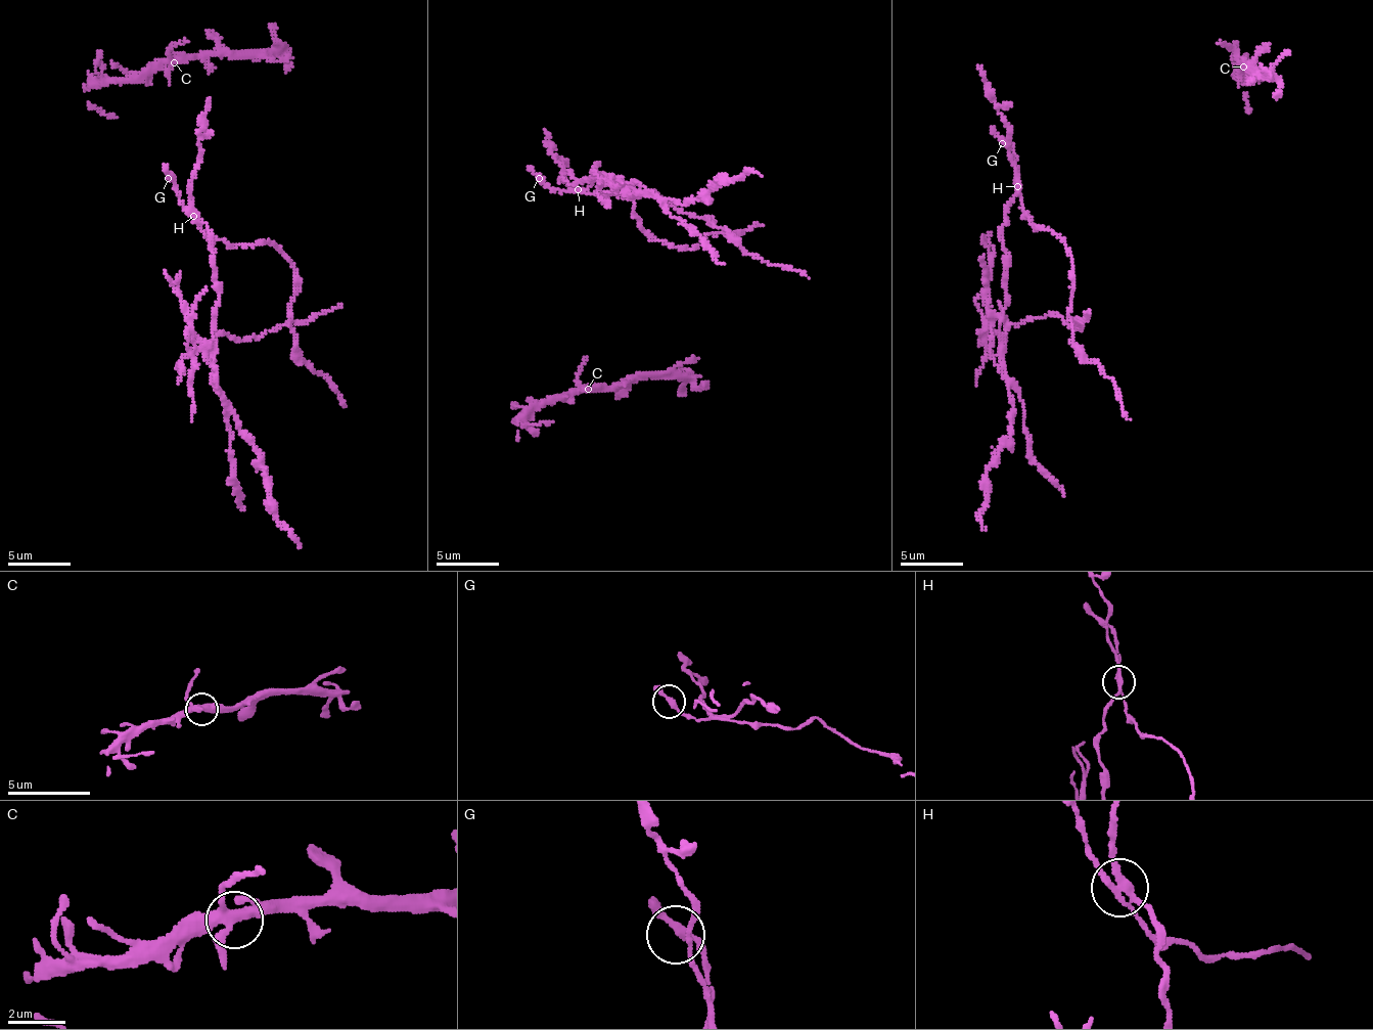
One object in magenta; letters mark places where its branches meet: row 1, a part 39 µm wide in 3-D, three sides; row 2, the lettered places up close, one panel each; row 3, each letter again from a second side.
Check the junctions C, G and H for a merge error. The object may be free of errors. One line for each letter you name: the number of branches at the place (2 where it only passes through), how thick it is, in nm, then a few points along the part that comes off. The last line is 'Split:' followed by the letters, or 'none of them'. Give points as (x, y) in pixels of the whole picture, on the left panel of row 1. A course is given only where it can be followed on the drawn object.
H: 4 branches meet; 240 nm thick; foreign part runs (193, 217), (207, 226), (214, 256), (219, 305), (214, 390), (258, 453), (270, 494), (270, 512), (301, 547)
Split: H

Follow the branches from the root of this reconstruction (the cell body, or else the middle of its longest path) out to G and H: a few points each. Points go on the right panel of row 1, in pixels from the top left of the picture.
G: (1007, 141), (1009, 159), (1017, 177), (1018, 167), (1014, 163), (1013, 150), (1002, 143)
H: (1007, 141), (1009, 159), (1016, 169), (1016, 187)

